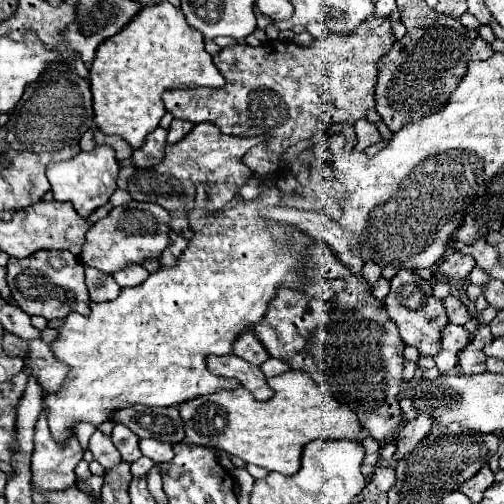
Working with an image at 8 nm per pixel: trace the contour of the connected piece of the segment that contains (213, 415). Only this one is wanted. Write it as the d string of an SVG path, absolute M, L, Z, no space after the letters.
M287 371L267 381L275 395L269 401L255 401L243 387L233 391L217 391L179 405L185 421L185 443L215 447L219 451L241 457L245 463L261 465L281 475L293 475L301 467L301 451L315 439L361 439L361 423L357 415L339 403L329 391L319 387L311 375L303 371Z

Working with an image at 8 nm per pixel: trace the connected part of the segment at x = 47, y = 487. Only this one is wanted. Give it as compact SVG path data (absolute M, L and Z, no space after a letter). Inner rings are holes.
M43 411L35 427L35 453L31 459L33 485L41 493L65 491L67 487L73 487L77 481L73 469L81 459L83 451L77 437L71 437L67 447L59 447L51 439L47 427L47 413Z

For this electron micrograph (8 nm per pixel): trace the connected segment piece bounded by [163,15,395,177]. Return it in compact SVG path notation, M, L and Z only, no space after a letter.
M371 15L369 19L363 21L363 25L359 27L357 33L351 33L351 35L335 35L331 33L327 37L327 41L323 43L313 43L311 47L301 47L293 41L269 41L265 45L259 45L259 47L251 47L251 45L233 45L233 47L225 47L221 49L217 55L213 55L213 61L217 65L219 71L223 71L223 77L227 81L227 85L223 85L221 89L175 89L175 91L165 91L163 93L163 103L165 103L165 109L177 117L177 119L183 119L183 121L191 121L191 123L201 123L201 121L209 121L209 123L215 123L221 131L229 133L229 135L243 135L243 137L259 137L259 135L269 135L269 139L261 141L257 147L253 147L247 155L243 155L243 163L253 171L255 177L265 177L265 175L277 175L281 169L285 169L285 161L281 159L281 155L295 143L299 141L305 141L305 139L311 139L315 133L321 133L321 131L327 131L333 123L349 123L353 125L355 121L359 119L367 119L367 113L371 109L375 109L375 85L377 85L377 61L393 47L395 43L395 35L391 31L391 21L389 19L381 19L381 17L375 17Z

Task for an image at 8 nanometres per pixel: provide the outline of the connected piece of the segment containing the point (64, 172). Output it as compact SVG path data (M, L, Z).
M97 145L93 151L81 151L75 159L51 163L47 167L47 179L51 183L51 193L55 201L67 201L81 217L89 217L107 203L111 193L117 189L115 179L119 173L119 163L115 159L115 151L107 145Z

